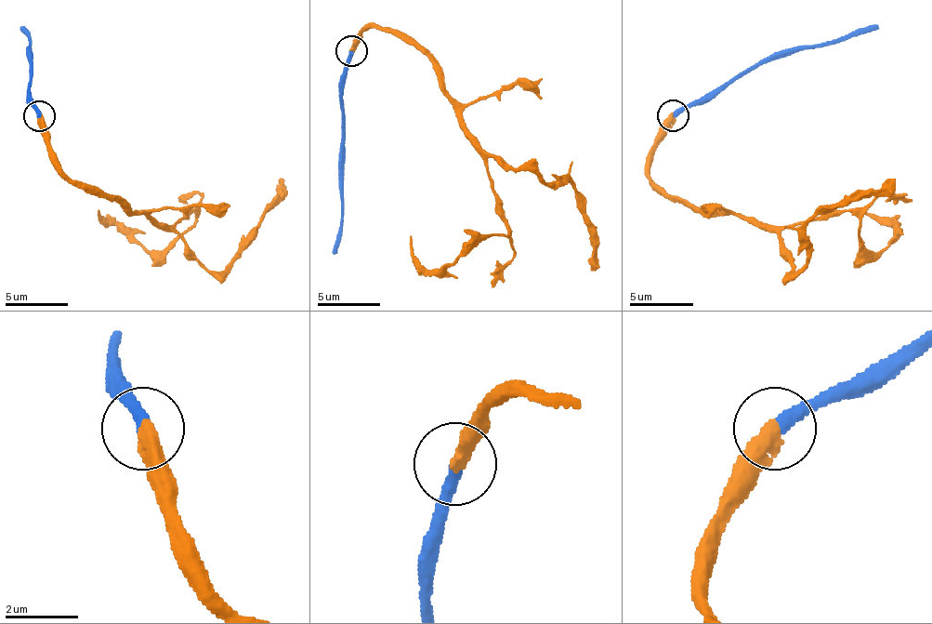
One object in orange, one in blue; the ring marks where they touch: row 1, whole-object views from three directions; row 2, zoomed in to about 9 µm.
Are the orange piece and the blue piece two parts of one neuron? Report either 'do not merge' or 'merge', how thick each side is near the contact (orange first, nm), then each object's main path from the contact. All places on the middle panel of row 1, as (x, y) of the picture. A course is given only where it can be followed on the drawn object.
merge; 480 nm thick on the orange side, 360 nm on the other; orange runs (350, 51), (372, 26), (407, 36), (485, 161), (506, 230), (428, 271), (410, 236); blue runs (350, 51), (341, 101), (341, 233), (334, 255)

